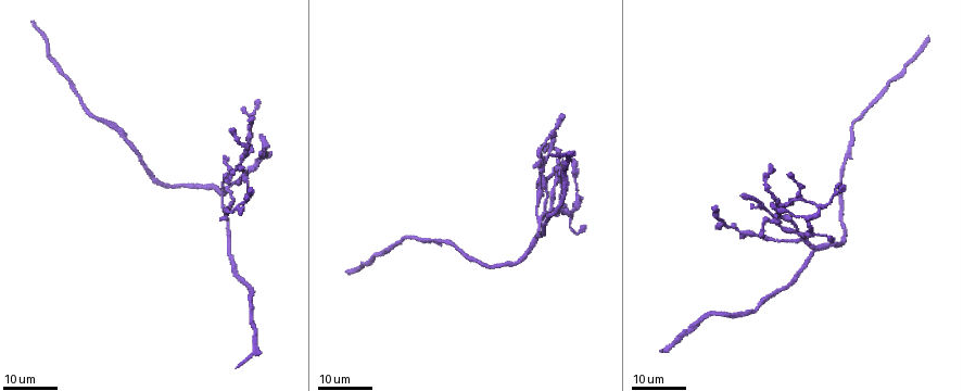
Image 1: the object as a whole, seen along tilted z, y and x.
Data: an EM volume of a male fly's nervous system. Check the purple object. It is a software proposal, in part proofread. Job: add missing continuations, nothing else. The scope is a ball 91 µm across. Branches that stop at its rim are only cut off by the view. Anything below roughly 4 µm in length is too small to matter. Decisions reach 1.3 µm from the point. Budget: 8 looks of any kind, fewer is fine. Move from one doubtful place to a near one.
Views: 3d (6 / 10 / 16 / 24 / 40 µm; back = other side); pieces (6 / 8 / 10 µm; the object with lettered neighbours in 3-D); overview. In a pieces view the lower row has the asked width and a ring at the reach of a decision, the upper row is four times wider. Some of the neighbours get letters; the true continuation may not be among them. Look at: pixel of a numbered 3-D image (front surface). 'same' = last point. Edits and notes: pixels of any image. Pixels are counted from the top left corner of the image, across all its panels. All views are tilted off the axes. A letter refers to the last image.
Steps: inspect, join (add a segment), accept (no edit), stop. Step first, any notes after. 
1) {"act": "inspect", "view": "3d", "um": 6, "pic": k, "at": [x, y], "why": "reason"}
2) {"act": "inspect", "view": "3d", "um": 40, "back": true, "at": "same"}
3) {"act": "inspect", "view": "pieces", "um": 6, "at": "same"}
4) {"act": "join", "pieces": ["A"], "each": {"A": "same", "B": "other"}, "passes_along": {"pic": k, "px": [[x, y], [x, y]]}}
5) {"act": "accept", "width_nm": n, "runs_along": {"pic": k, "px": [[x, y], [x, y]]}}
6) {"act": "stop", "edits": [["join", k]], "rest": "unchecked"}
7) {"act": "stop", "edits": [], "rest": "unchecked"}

{"act": "inspect", "view": "3d", "um": 24, "pic": 1, "at": [269, 152], "why": "an open end"}

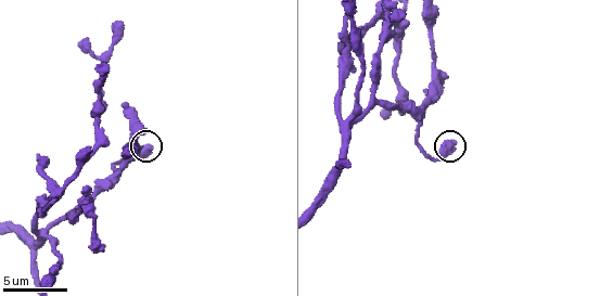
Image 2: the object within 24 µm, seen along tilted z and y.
{"act": "inspect", "view": "pieces", "um": 10, "pic": 2, "at": [150, 145], "why": "what lies round it"}

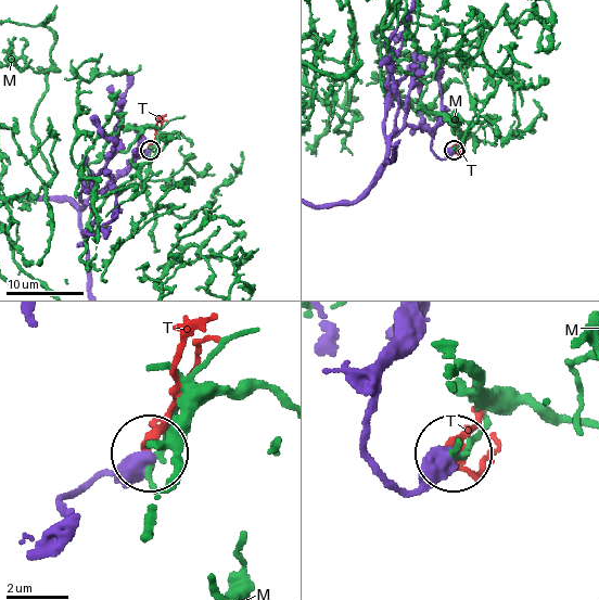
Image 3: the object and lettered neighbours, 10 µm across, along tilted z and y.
{"act": "accept", "each": {"M": "other", "T": "other"}, "found": "none of them fits"}

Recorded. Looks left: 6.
{"act": "inspect", "view": "3d", "um": 24, "pic": 1, "at": [259, 153], "why": "end of a long branch"}

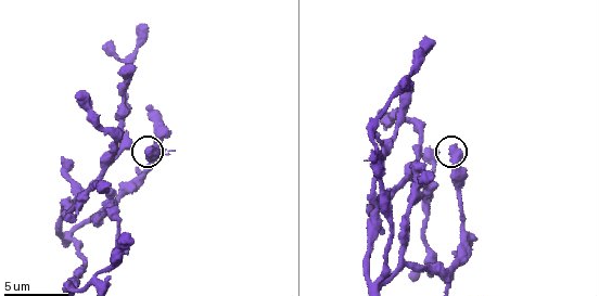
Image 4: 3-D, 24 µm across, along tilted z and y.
{"act": "inspect", "view": "pieces", "um": 10, "pic": 4, "at": [452, 147], "why": "what lies round it"}

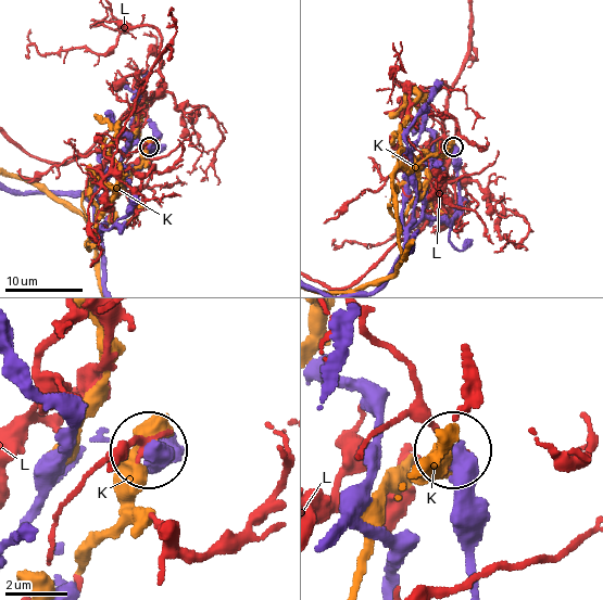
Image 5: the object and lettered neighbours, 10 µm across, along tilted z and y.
{"act": "accept", "each": {"K": "other", "L": "other"}, "runs_along": {"pic": 5, "px": [[411, 230], [456, 211], [454, 148]]}, "found": "none of them fits"}

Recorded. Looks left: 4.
{"act": "inspect", "view": "pieces", "um": 8, "pic": 4, "at": [108, 187], "why": "an open end"}

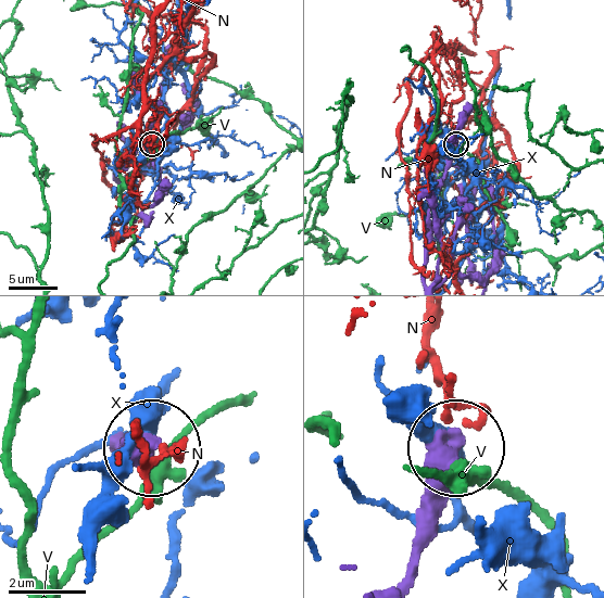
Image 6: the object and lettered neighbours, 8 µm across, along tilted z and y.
{"act": "accept", "each": {"N": "other", "V": "other", "X": "other"}, "found": "no lettered segment goes on from it"}

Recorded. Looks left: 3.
{"act": "inspect", "view": "pieces", "um": 8, "pic": 4, "at": [76, 95], "why": "branch stops here"}

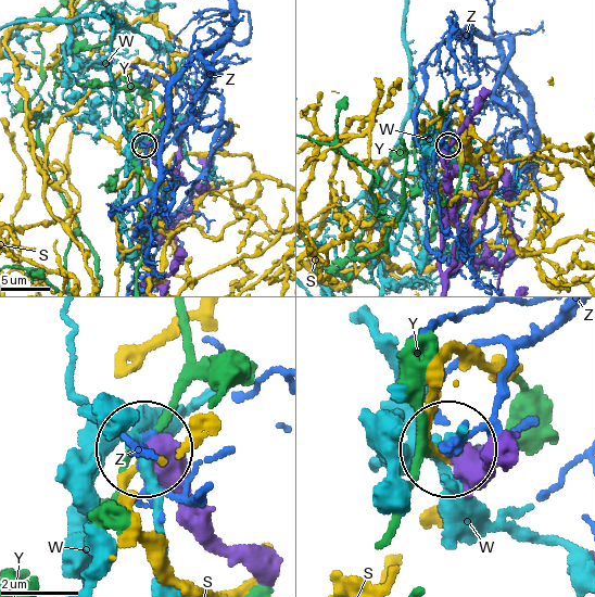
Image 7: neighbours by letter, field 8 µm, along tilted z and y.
{"act": "accept", "width_nm": 500, "each": {"S": "other", "W": "other", "Y": "other", "Z": "other"}, "found": "none of them fits"}

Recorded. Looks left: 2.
{"act": "stop", "edits": [], "rest": "unchecked"}

